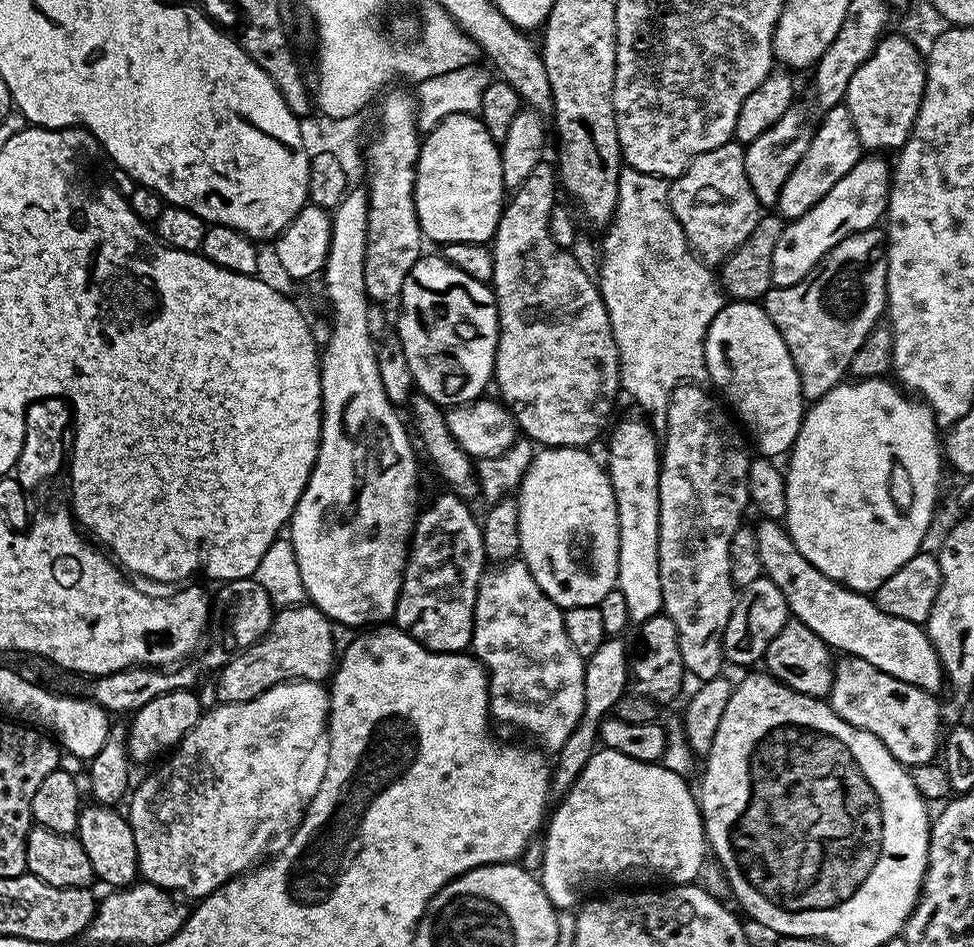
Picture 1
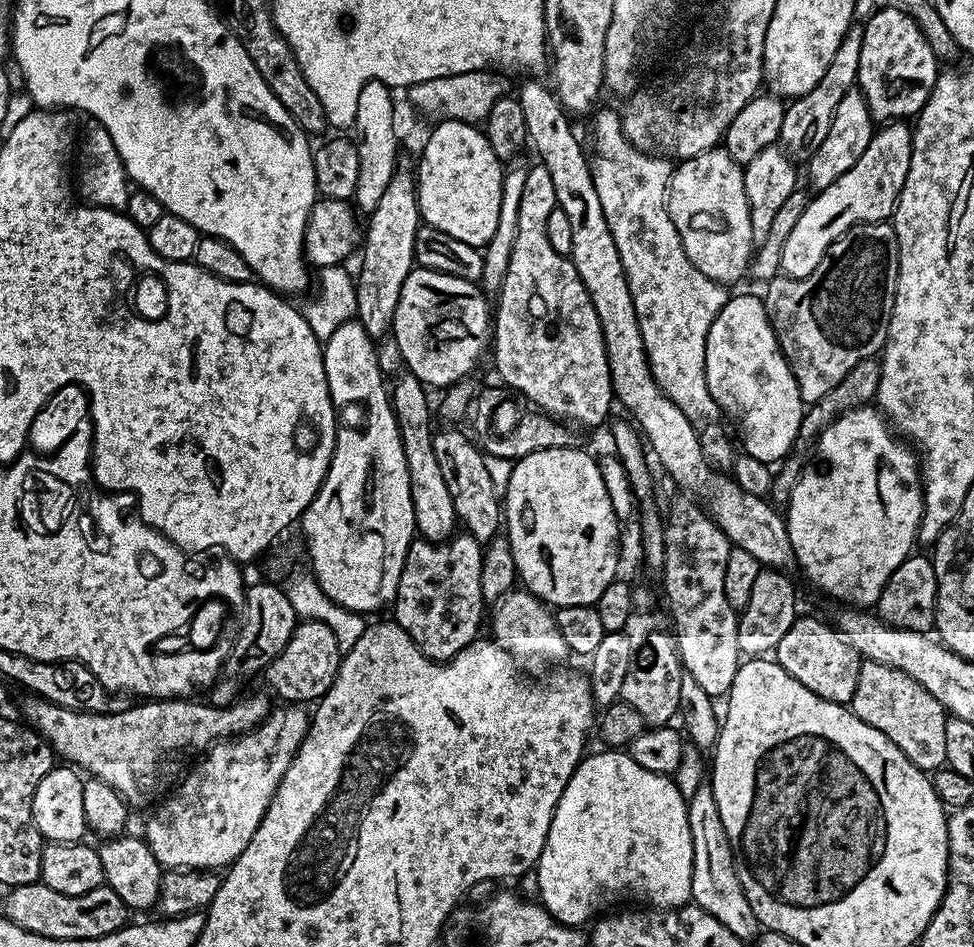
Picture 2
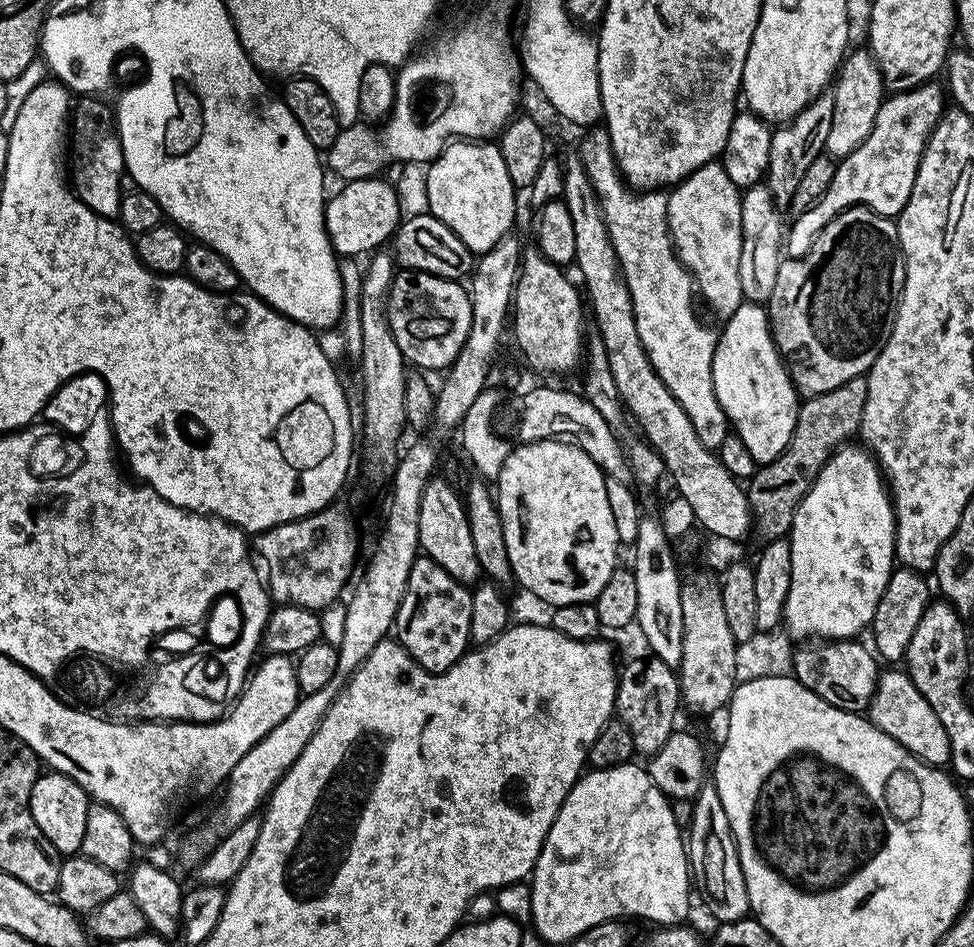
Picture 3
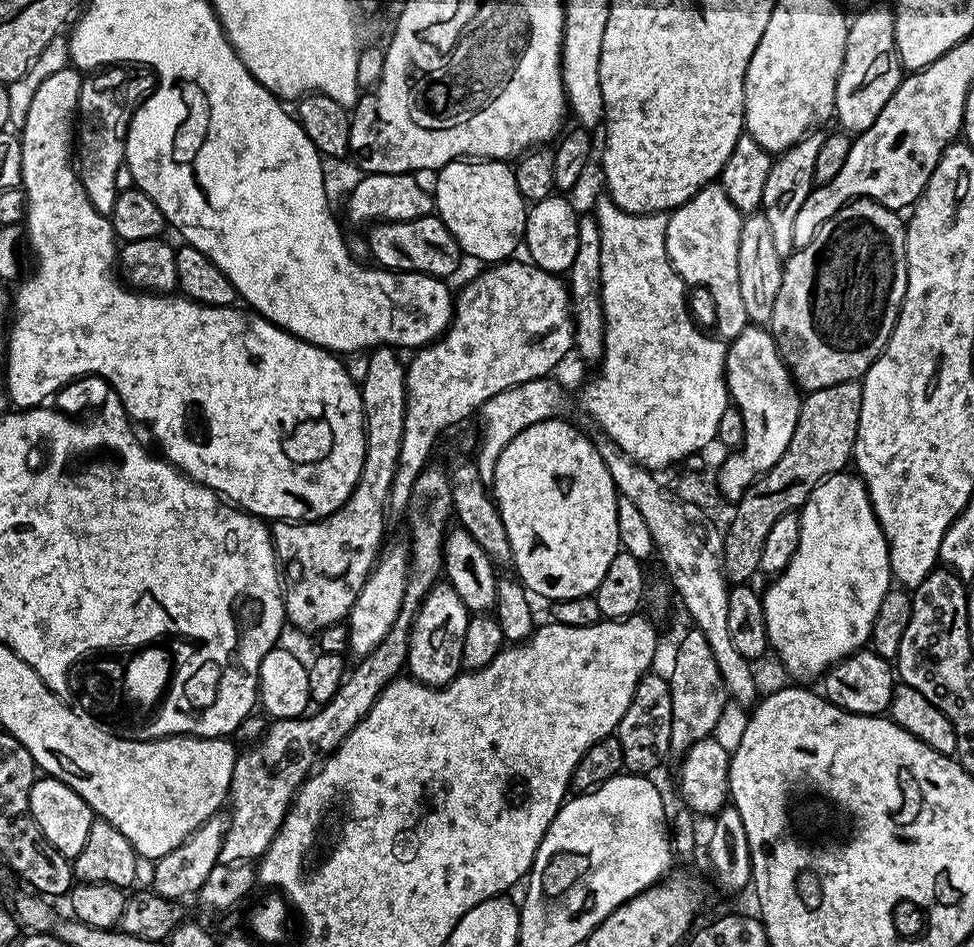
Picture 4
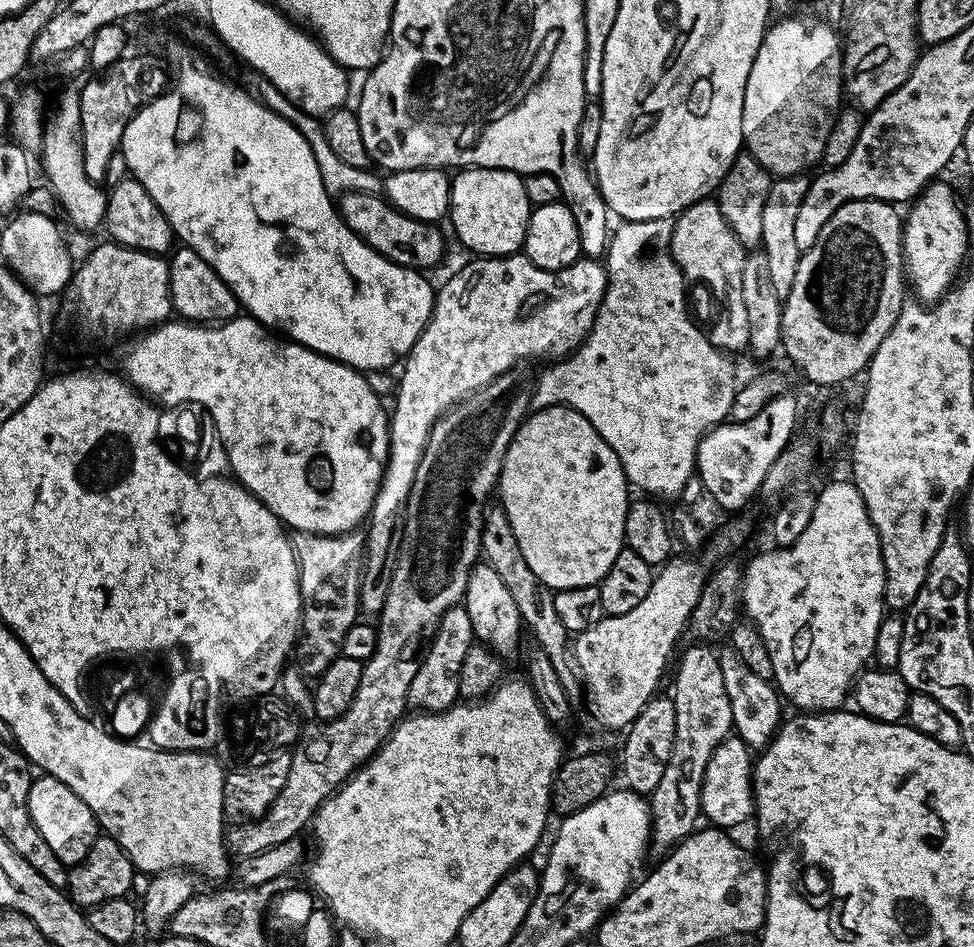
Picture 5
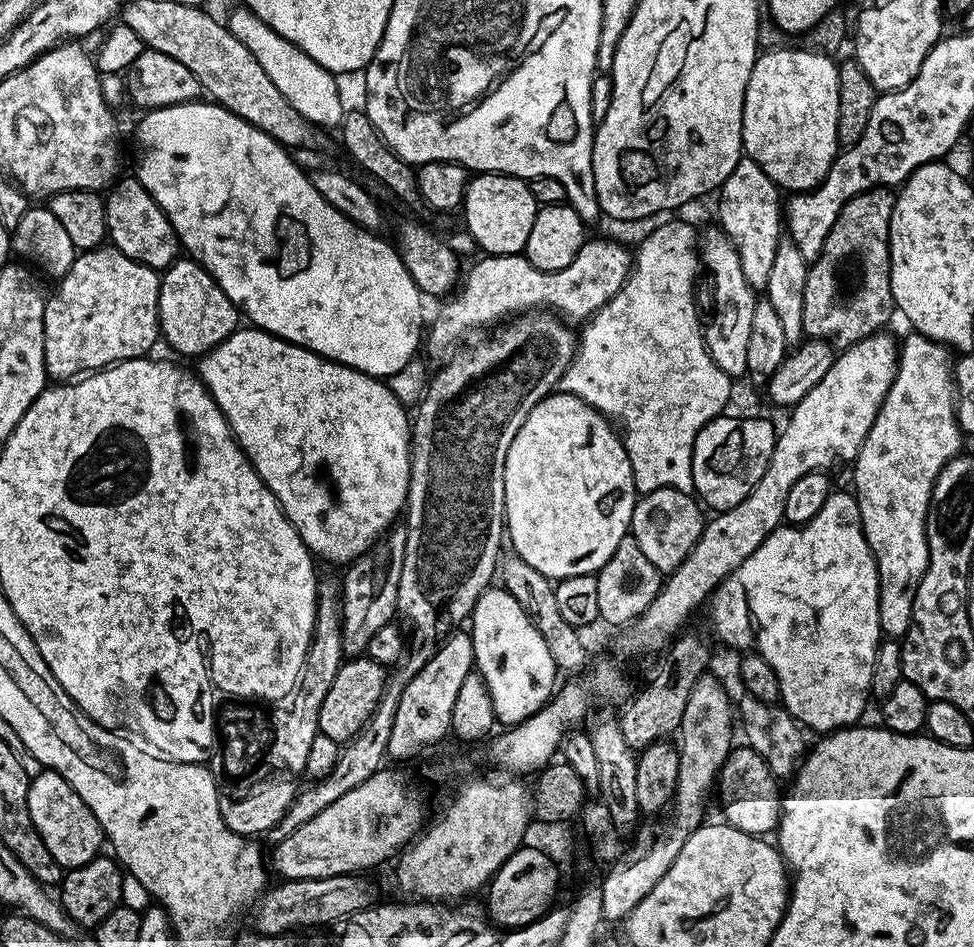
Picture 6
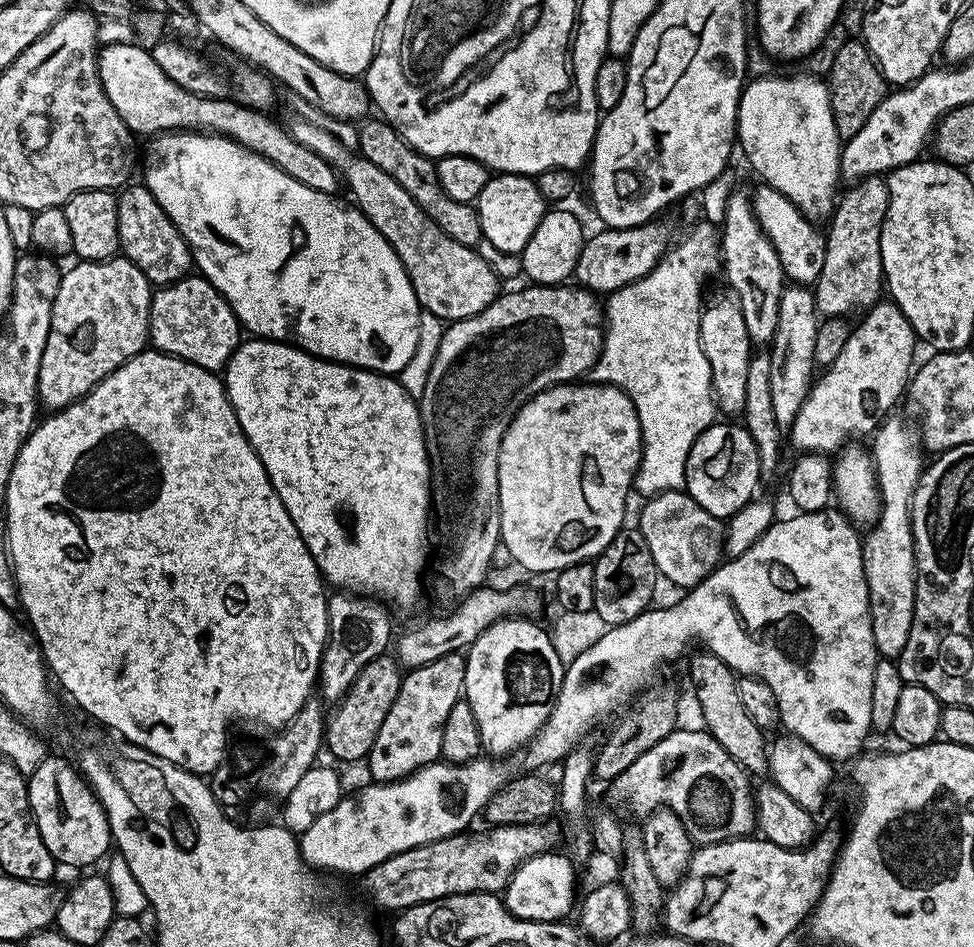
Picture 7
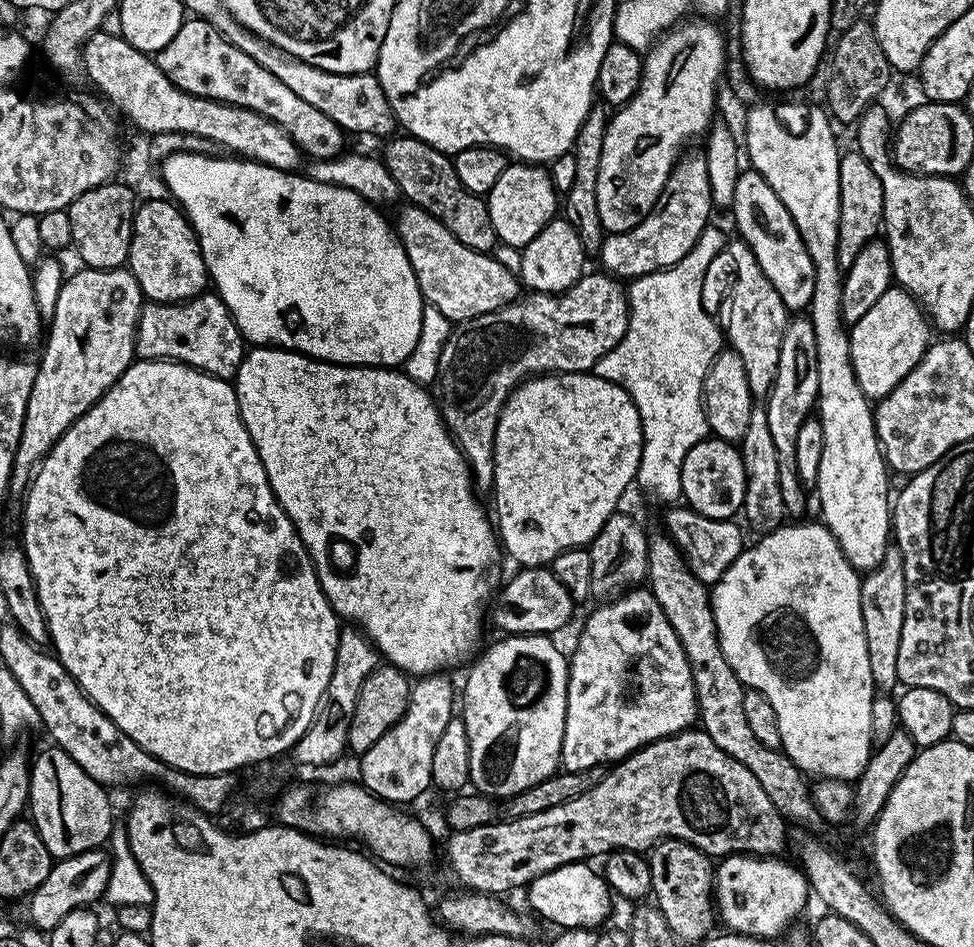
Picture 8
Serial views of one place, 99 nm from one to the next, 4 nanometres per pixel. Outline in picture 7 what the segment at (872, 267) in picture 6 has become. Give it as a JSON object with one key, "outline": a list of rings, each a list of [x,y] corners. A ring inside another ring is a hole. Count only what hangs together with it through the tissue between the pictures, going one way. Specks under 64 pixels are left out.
{"outline":[[[869,174],[849,188],[852,189],[845,196],[843,193],[839,197],[830,217],[832,229],[826,232],[822,274],[818,274],[814,285],[816,310],[824,318],[863,313],[881,299],[885,287],[880,239],[888,209],[888,181],[883,175]]]}

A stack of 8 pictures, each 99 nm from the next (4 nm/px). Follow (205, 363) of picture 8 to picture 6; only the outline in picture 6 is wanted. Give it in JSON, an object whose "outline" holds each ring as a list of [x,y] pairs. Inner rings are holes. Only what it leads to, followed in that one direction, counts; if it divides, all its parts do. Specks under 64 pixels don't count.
{"outline":[[[178,258],[163,269],[158,290],[158,314],[163,343],[168,343],[184,356],[199,358],[216,348],[241,323],[242,316],[235,304],[217,286],[215,278],[196,258]]]}

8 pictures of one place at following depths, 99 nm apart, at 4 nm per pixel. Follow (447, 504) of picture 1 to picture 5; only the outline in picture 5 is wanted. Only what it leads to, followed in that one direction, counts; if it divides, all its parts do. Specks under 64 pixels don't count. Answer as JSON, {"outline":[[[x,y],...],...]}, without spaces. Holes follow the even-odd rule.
{"outline":[[[462,606],[446,610],[427,645],[424,660],[418,666],[418,674],[414,674],[414,682],[410,682],[408,702],[413,709],[421,712],[447,712],[461,699],[462,658],[466,658],[466,650],[470,650],[473,642],[472,623],[468,611]]]}

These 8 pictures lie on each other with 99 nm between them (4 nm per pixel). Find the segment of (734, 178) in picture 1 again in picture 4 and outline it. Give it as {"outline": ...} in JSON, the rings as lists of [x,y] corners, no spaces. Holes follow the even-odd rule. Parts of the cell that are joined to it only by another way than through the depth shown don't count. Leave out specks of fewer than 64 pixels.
{"outline":[[[713,182],[698,190],[681,208],[671,209],[666,226],[666,254],[674,270],[686,282],[701,284],[716,311],[715,335],[731,342],[750,326],[738,287],[738,238],[742,214],[730,202],[726,190]]]}

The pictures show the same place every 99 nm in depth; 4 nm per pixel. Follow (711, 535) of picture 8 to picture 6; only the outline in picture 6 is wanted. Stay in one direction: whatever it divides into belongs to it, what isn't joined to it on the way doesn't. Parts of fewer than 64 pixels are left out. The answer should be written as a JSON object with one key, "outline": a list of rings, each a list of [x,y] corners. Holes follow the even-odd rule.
{"outline":[[[659,488],[643,493],[637,499],[630,535],[638,542],[642,554],[654,562],[661,574],[672,572],[684,561],[686,554],[694,550],[706,523],[706,516],[700,513],[699,507],[701,505],[695,495],[673,488]]]}

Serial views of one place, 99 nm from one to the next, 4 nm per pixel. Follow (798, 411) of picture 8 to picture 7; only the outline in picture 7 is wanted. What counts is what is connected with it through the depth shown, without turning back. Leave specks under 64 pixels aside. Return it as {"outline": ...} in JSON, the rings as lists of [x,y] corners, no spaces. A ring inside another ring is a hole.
{"outline":[[[789,283],[780,293],[778,326],[770,341],[770,395],[774,418],[781,430],[791,429],[802,402],[806,402],[814,383],[814,338],[820,329],[816,294],[811,287]]]}

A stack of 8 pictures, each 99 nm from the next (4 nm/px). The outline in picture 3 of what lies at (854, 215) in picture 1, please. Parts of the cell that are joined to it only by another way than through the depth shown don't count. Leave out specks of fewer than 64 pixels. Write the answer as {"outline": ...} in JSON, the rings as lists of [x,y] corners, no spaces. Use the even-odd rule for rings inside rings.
{"outline":[[[936,82],[919,84],[910,92],[889,95],[878,110],[874,130],[870,130],[866,142],[837,163],[834,182],[830,182],[826,194],[791,221],[793,224],[786,232],[787,255],[792,258],[804,256],[819,232],[847,208],[863,206],[883,216],[899,216],[914,190],[914,178],[918,174],[926,142],[945,111],[946,92]]]}

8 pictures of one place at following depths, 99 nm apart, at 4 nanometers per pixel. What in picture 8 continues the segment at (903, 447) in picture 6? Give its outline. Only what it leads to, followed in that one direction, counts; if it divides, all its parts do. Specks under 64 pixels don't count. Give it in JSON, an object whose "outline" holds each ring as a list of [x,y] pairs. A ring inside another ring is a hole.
{"outline":[[[894,546],[878,567],[860,582],[862,626],[866,630],[866,654],[870,654],[870,674],[877,689],[892,690],[898,684],[898,641],[902,638],[902,618],[906,614],[906,574],[902,554]]]}

